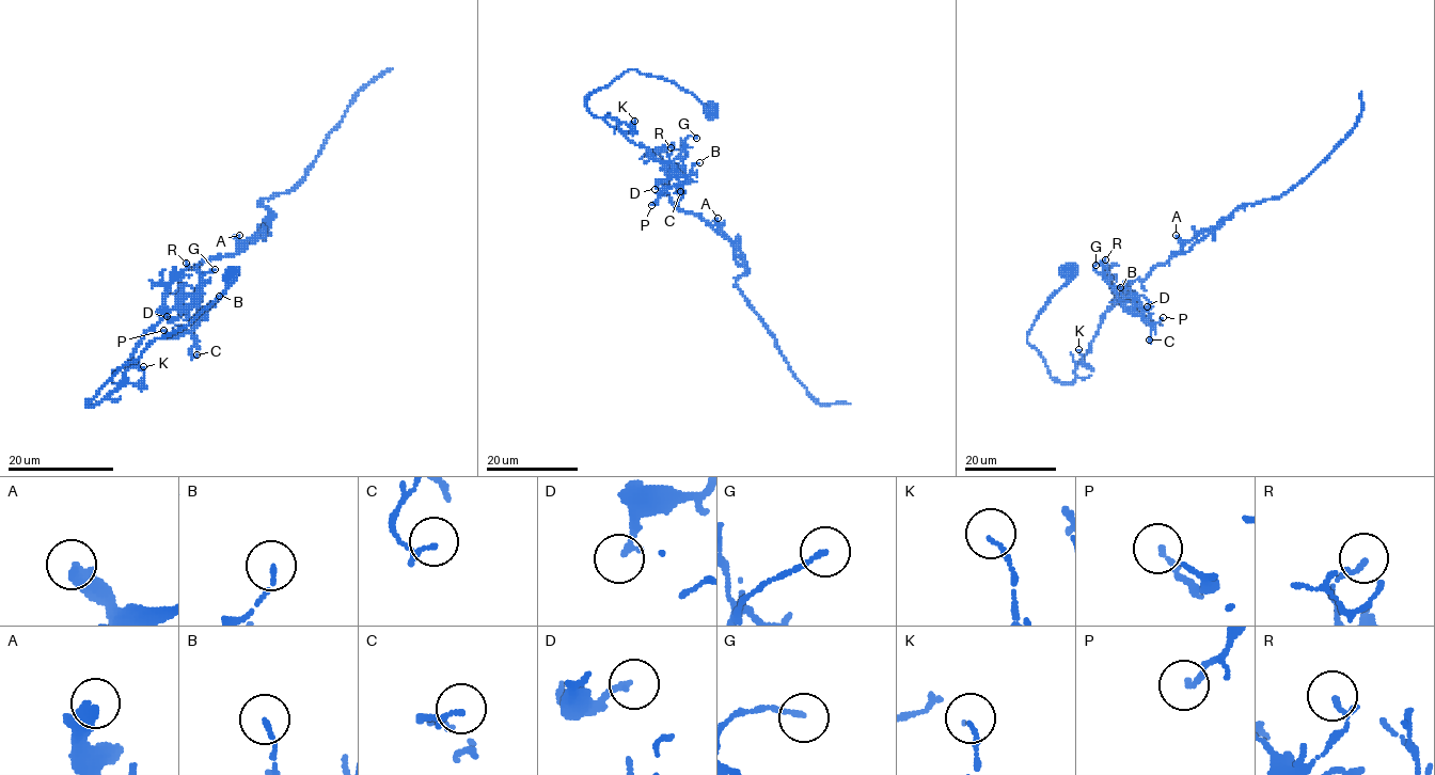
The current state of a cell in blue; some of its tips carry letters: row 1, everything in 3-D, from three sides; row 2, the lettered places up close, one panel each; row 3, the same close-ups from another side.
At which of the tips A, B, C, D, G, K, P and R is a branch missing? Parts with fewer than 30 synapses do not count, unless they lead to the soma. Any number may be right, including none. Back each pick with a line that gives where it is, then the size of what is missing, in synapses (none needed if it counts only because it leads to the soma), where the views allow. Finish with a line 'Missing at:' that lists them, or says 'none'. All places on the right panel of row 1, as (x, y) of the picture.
Missing at: none

